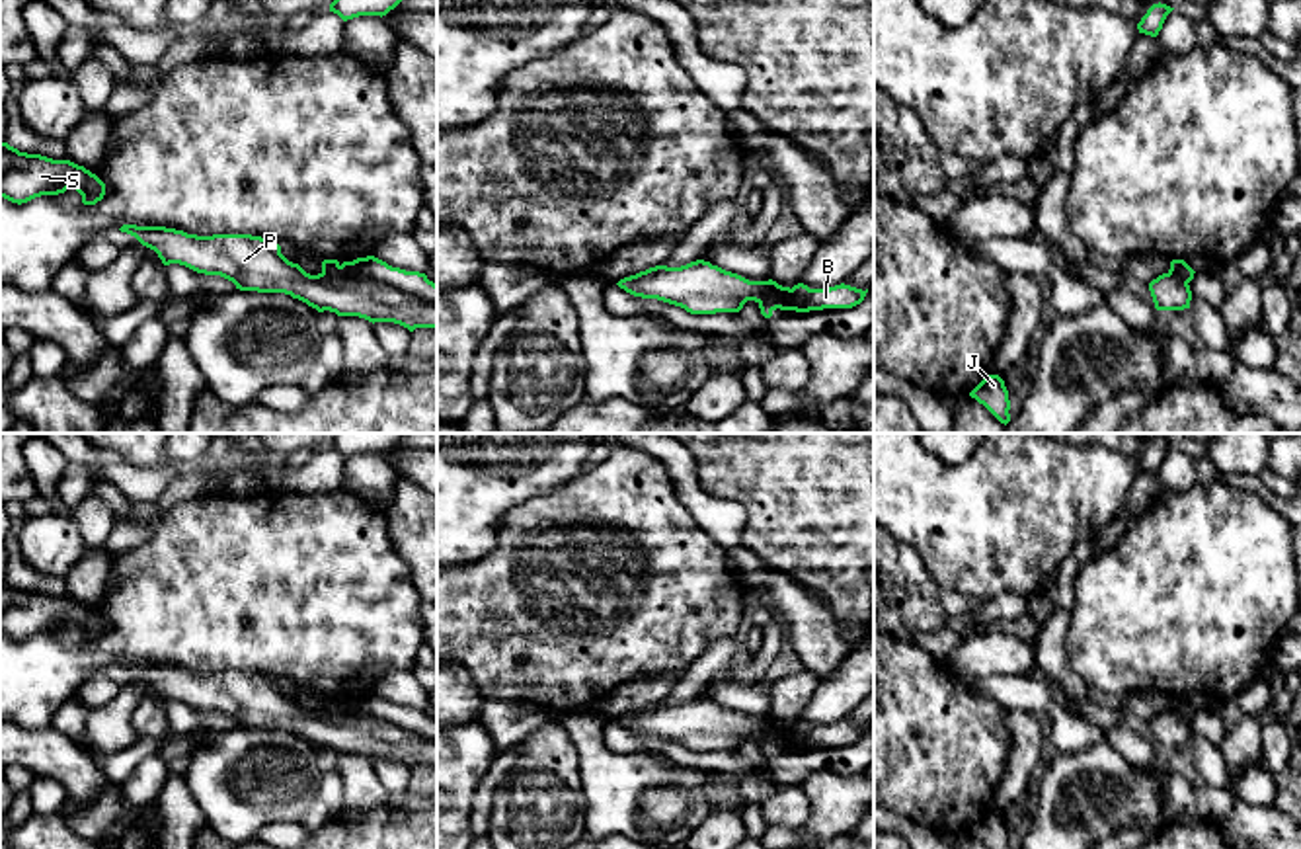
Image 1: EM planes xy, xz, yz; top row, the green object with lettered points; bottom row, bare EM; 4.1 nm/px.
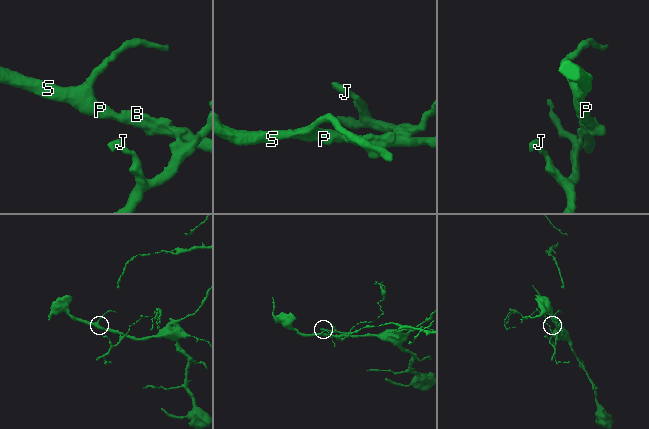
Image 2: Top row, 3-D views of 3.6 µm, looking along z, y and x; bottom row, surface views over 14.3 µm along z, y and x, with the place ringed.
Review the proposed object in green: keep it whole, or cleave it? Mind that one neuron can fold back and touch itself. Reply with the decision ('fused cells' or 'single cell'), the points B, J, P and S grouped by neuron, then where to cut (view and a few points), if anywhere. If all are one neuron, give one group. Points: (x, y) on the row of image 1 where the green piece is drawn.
fused cells; groups B J / P S; cut xy (322, 272), (328, 276), (375, 278), (435, 303)

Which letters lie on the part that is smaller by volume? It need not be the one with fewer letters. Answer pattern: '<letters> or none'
B, J

